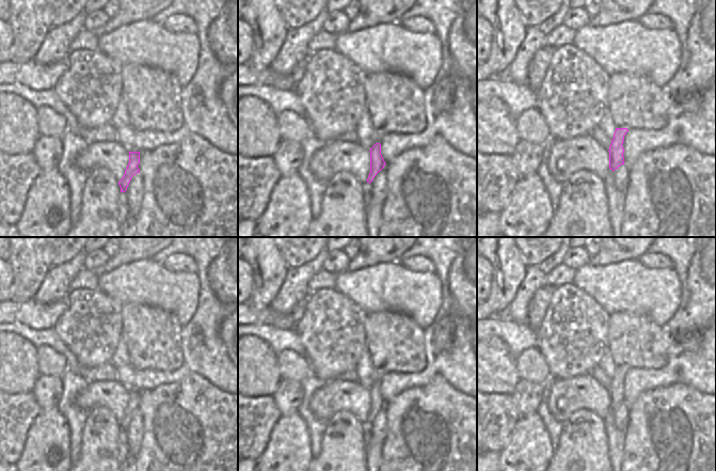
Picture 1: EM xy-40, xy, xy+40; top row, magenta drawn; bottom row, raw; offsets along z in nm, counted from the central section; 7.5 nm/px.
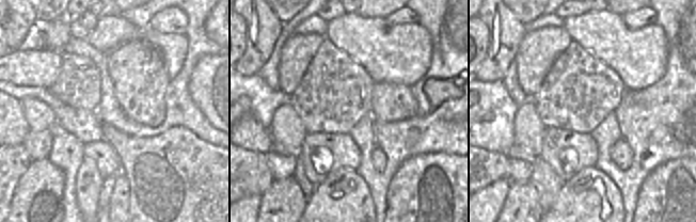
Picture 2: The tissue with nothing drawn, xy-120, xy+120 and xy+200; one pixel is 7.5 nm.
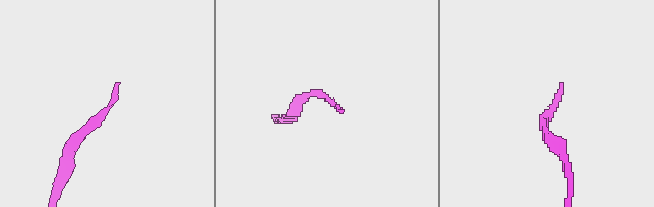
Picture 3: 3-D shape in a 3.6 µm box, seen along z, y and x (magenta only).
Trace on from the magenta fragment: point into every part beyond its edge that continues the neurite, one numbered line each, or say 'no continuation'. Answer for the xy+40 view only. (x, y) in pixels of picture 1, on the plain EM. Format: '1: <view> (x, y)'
1: xy+40 (633, 340)

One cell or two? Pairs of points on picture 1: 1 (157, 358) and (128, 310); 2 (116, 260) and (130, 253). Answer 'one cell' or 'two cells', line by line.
1: one cell
2: one cell

